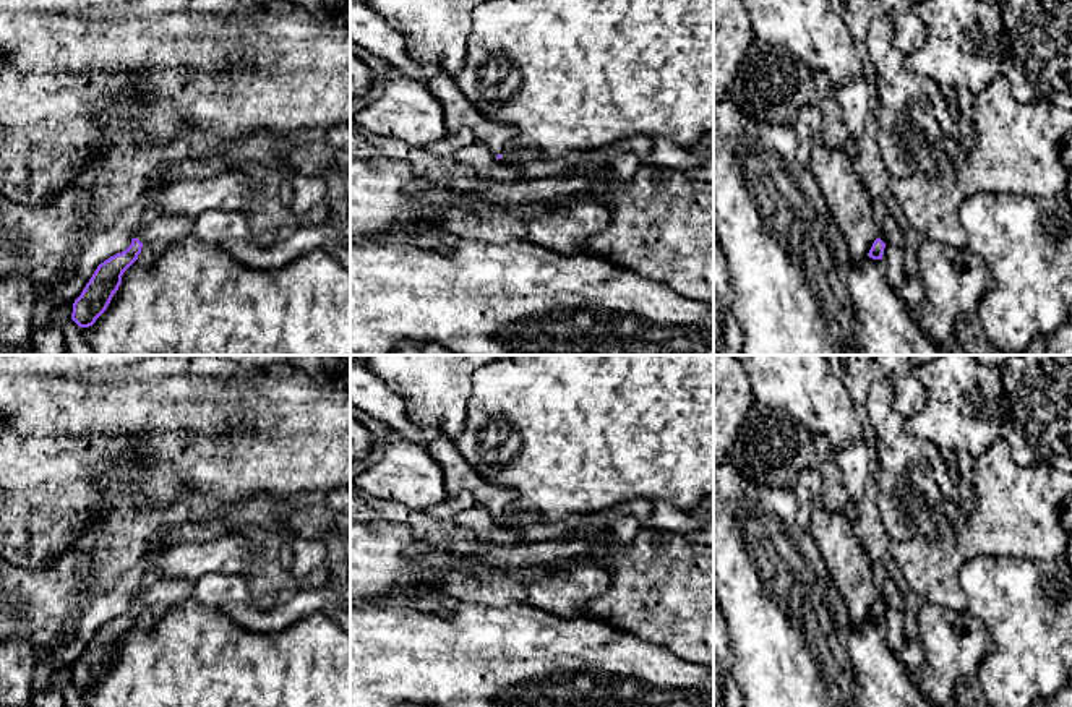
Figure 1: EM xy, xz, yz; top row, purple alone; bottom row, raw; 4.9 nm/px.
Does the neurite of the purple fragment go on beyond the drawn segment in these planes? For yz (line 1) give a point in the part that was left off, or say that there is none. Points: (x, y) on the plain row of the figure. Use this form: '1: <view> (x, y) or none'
1: none

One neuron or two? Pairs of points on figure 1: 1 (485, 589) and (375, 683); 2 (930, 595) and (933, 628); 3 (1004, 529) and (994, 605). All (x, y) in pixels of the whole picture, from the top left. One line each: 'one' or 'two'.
1: two
2: two
3: two

